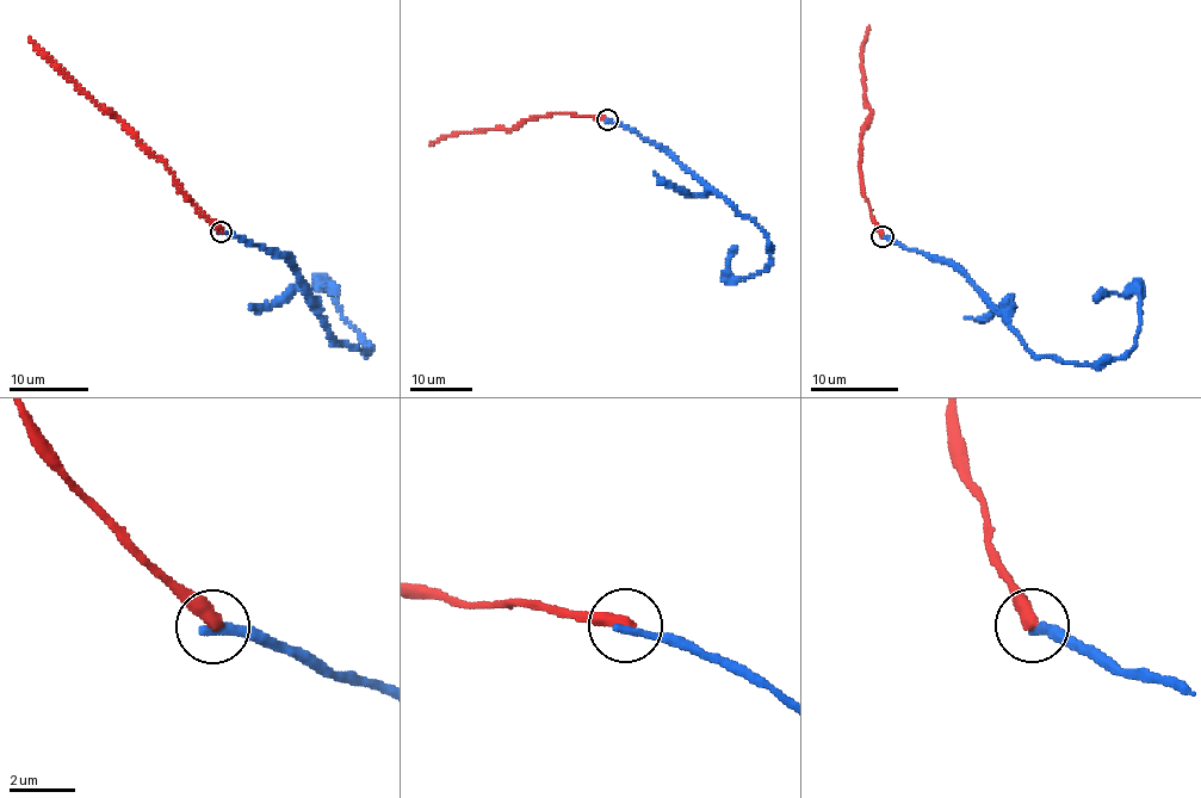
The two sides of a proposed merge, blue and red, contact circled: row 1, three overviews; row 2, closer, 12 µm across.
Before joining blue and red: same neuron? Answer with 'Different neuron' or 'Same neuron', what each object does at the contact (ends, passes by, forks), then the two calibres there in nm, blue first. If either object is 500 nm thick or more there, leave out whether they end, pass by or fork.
Different neuron. At the ring blue ends. At the ring red ends. Thickness 280 nm (blue) against 440 nm

